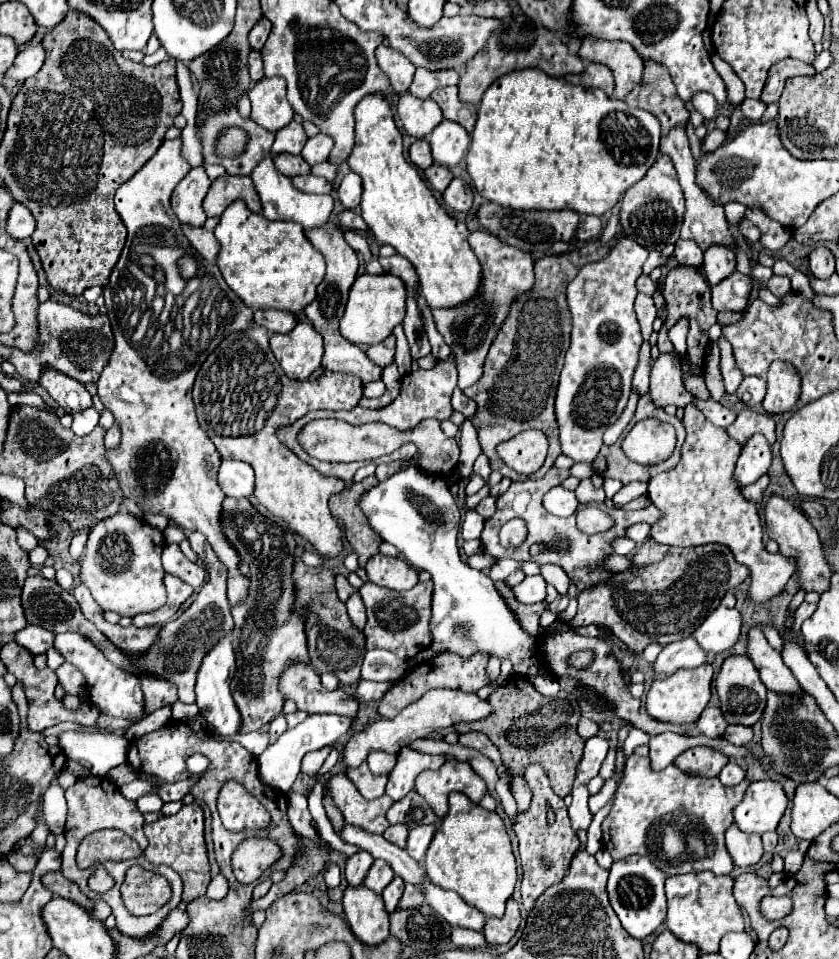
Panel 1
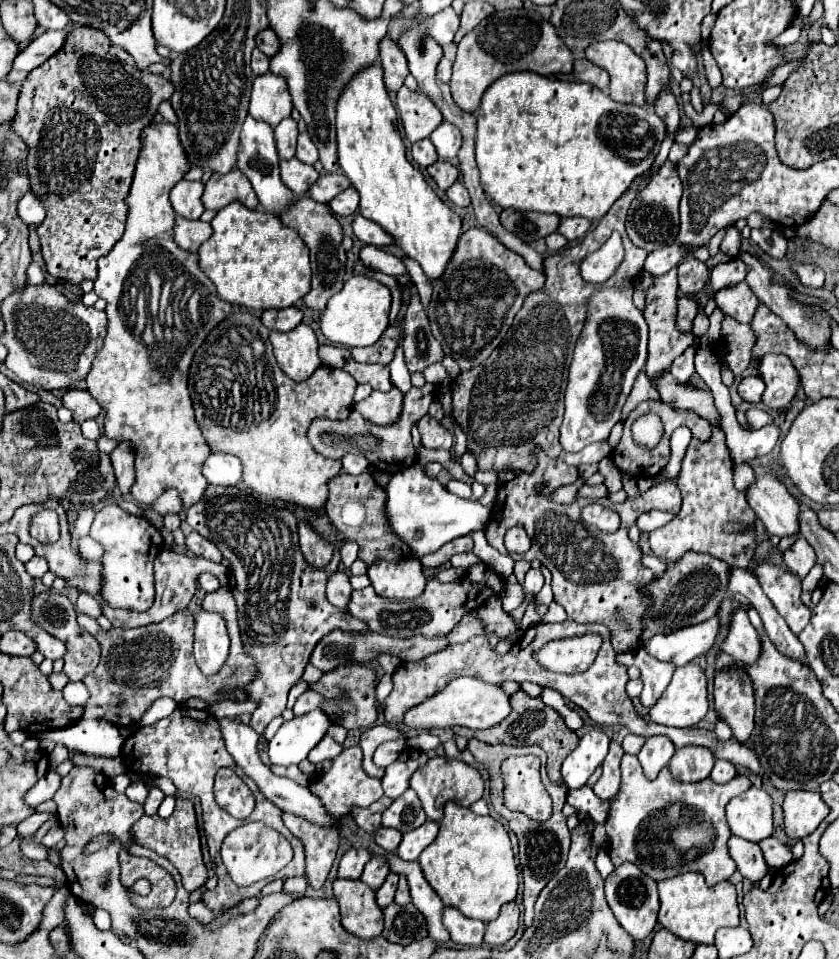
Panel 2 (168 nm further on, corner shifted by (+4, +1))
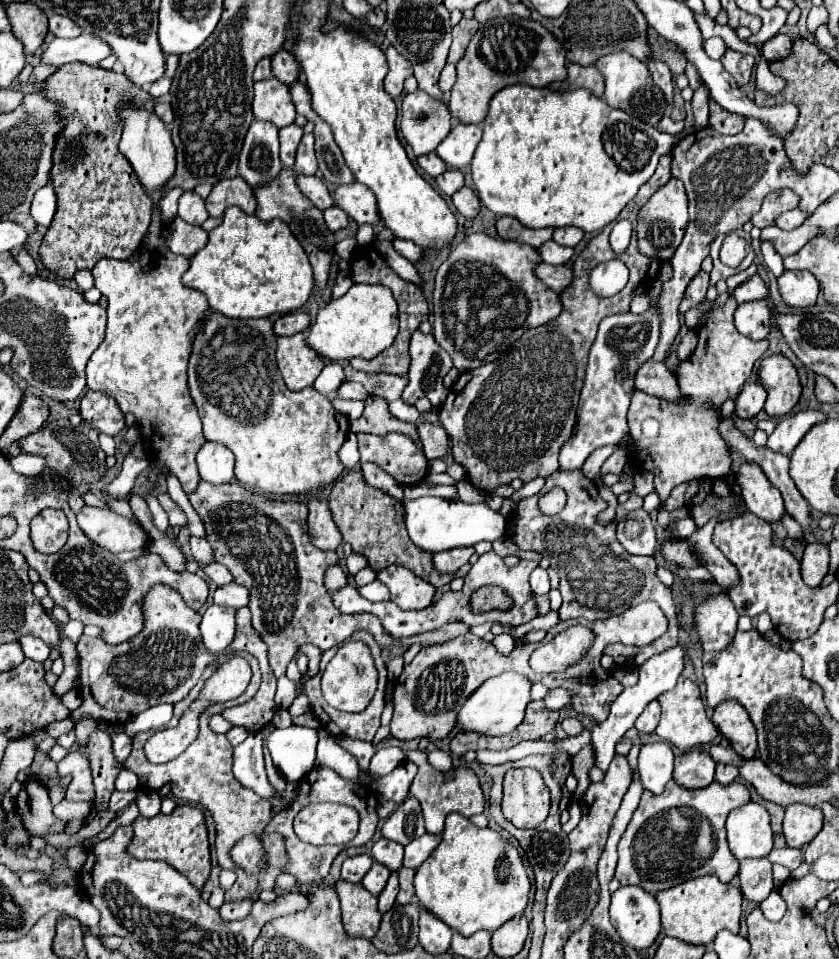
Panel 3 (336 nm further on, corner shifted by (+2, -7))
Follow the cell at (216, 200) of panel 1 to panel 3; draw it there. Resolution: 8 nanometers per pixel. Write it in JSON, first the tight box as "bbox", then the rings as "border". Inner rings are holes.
{"bbox":[205,175,257,217],"border":[[[239,175],[233,179],[219,181],[211,189],[205,203],[207,203],[207,211],[211,217],[223,217],[225,209],[231,205],[237,205],[247,215],[253,215],[255,207],[257,207],[257,201],[255,201],[251,187]]]}

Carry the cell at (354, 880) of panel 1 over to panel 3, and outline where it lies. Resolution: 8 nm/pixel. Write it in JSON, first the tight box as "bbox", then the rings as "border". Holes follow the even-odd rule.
{"bbox":[341,855,373,883],"border":[[[355,855],[355,857],[349,857],[343,861],[343,867],[341,867],[341,879],[345,881],[351,881],[351,883],[361,883],[361,879],[365,877],[365,873],[371,869],[373,865],[373,859],[369,855]]]}

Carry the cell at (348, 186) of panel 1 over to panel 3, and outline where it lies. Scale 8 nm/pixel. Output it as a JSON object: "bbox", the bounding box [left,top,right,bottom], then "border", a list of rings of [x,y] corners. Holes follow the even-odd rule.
{"bbox":[325,207,349,233],"border":[[[331,207],[331,209],[325,211],[325,225],[327,225],[329,231],[335,233],[335,231],[339,231],[339,229],[345,229],[347,223],[349,223],[349,217],[347,217],[347,213],[345,213],[343,209]]]}

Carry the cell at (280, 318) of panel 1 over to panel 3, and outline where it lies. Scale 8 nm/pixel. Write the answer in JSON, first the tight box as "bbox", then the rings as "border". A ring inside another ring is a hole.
{"bbox":[275,311,311,335],"border":[[[293,311],[293,313],[287,313],[287,315],[281,315],[275,319],[275,333],[277,335],[295,335],[299,331],[305,331],[309,327],[311,319],[307,313],[303,311]]]}

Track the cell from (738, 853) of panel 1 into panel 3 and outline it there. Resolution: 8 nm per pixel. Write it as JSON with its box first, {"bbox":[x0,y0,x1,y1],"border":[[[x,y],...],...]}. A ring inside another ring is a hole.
{"bbox":[739,859,773,903],"border":[[[743,859],[739,867],[739,879],[741,879],[743,895],[753,903],[761,903],[773,891],[771,861],[769,859]]]}

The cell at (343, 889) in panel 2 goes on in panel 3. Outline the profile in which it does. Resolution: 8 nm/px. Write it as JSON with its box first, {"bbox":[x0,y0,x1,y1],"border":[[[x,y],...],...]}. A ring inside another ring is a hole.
{"bbox":[335,879,381,939],"border":[[[339,879],[335,883],[341,911],[343,911],[343,925],[351,937],[367,937],[371,939],[381,923],[381,913],[377,909],[377,897],[367,893],[365,887]]]}

